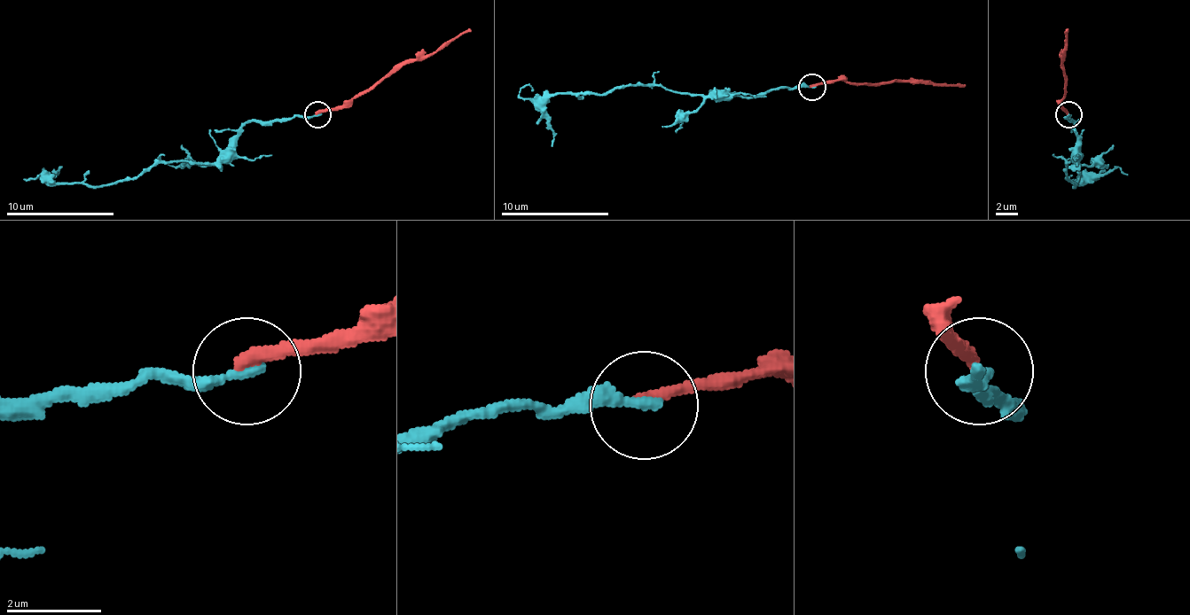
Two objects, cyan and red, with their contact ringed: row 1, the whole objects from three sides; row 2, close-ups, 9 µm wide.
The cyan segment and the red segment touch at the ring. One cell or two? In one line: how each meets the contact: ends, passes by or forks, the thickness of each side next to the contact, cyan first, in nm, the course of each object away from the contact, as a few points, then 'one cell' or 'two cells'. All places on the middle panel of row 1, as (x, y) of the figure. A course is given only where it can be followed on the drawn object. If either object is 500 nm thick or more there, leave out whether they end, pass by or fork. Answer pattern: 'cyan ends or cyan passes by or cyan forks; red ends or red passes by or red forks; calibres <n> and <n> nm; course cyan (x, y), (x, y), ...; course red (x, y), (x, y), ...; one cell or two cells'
cyan ends; red ends; calibres 240 and 240 nm; course cyan (812, 86), (780, 86), (743, 97), (648, 86), (630, 86), (606, 95), (554, 95), (546, 111), (551, 145); course red (812, 86), (837, 81), (928, 81), (966, 86); two cells

